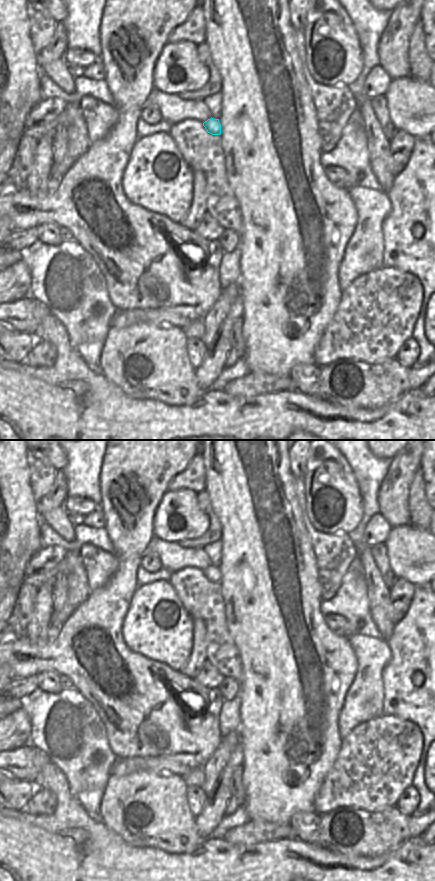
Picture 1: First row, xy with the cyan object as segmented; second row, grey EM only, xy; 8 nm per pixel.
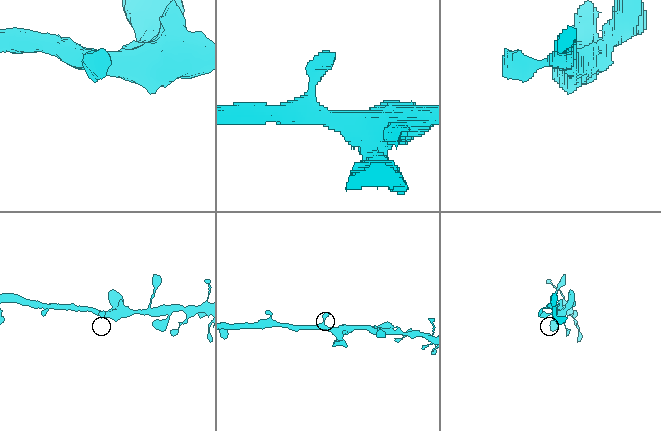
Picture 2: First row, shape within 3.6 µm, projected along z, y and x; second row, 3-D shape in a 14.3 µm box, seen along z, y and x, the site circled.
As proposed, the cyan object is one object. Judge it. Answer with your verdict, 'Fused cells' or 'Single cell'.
Single cell.

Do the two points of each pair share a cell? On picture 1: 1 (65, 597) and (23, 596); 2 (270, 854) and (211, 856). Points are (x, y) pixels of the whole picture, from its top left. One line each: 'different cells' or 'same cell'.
1: different cells
2: same cell

